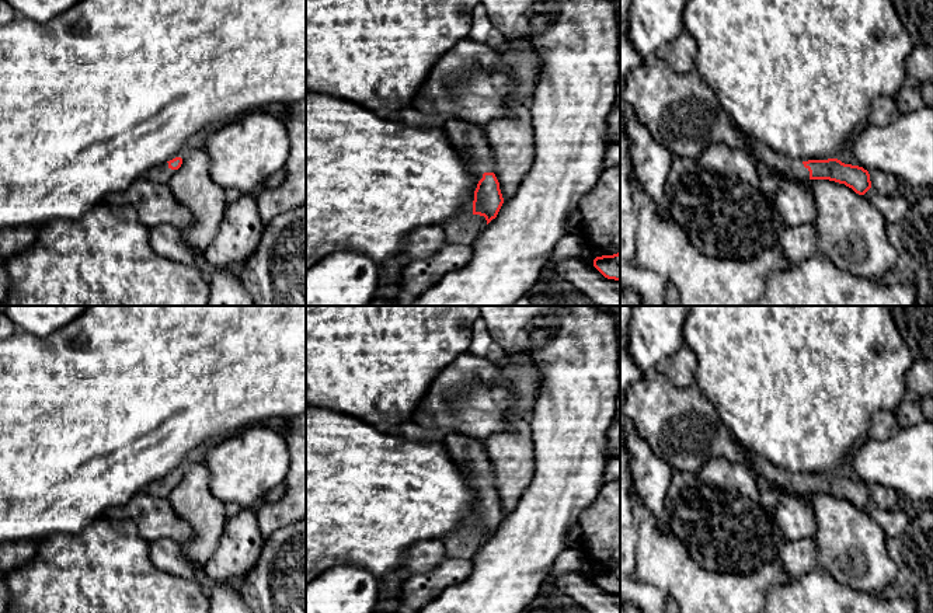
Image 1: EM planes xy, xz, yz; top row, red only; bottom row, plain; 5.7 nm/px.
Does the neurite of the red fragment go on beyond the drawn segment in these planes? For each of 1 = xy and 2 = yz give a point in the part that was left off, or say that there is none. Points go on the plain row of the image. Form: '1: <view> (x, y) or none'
1: xy (160, 487)
2: yz (783, 481)

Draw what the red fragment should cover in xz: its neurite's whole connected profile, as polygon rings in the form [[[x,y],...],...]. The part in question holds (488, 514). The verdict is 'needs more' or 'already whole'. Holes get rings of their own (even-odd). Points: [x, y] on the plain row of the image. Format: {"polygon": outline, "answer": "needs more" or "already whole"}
{"polygon": [[[445,433],[450,459],[469,478],[469,485],[478,494],[474,505],[473,529],[484,530],[487,539],[497,532],[504,512],[494,488],[491,463],[484,442],[460,433]]], "answer": "needs more"}

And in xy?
{"polygon": [[[175,471],[170,476],[154,480],[146,487],[145,491],[156,497],[168,497],[168,494],[175,488],[181,478],[182,473]]], "answer": "needs more"}

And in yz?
{"polygon": [[[746,450],[746,456],[752,466],[753,476],[780,494],[829,494],[845,498],[859,509],[864,509],[871,502],[870,488],[863,481],[845,478],[838,473],[808,476],[791,474],[766,463],[753,452]]], "answer": "needs more"}

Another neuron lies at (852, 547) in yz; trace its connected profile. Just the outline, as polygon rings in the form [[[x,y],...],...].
[[[829,494],[798,497],[811,505],[815,516],[817,570],[863,592],[881,591],[895,581],[888,536],[863,509]]]

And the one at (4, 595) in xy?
[[[0,572],[0,613],[6,613],[10,605],[10,592],[6,584],[6,574]]]

